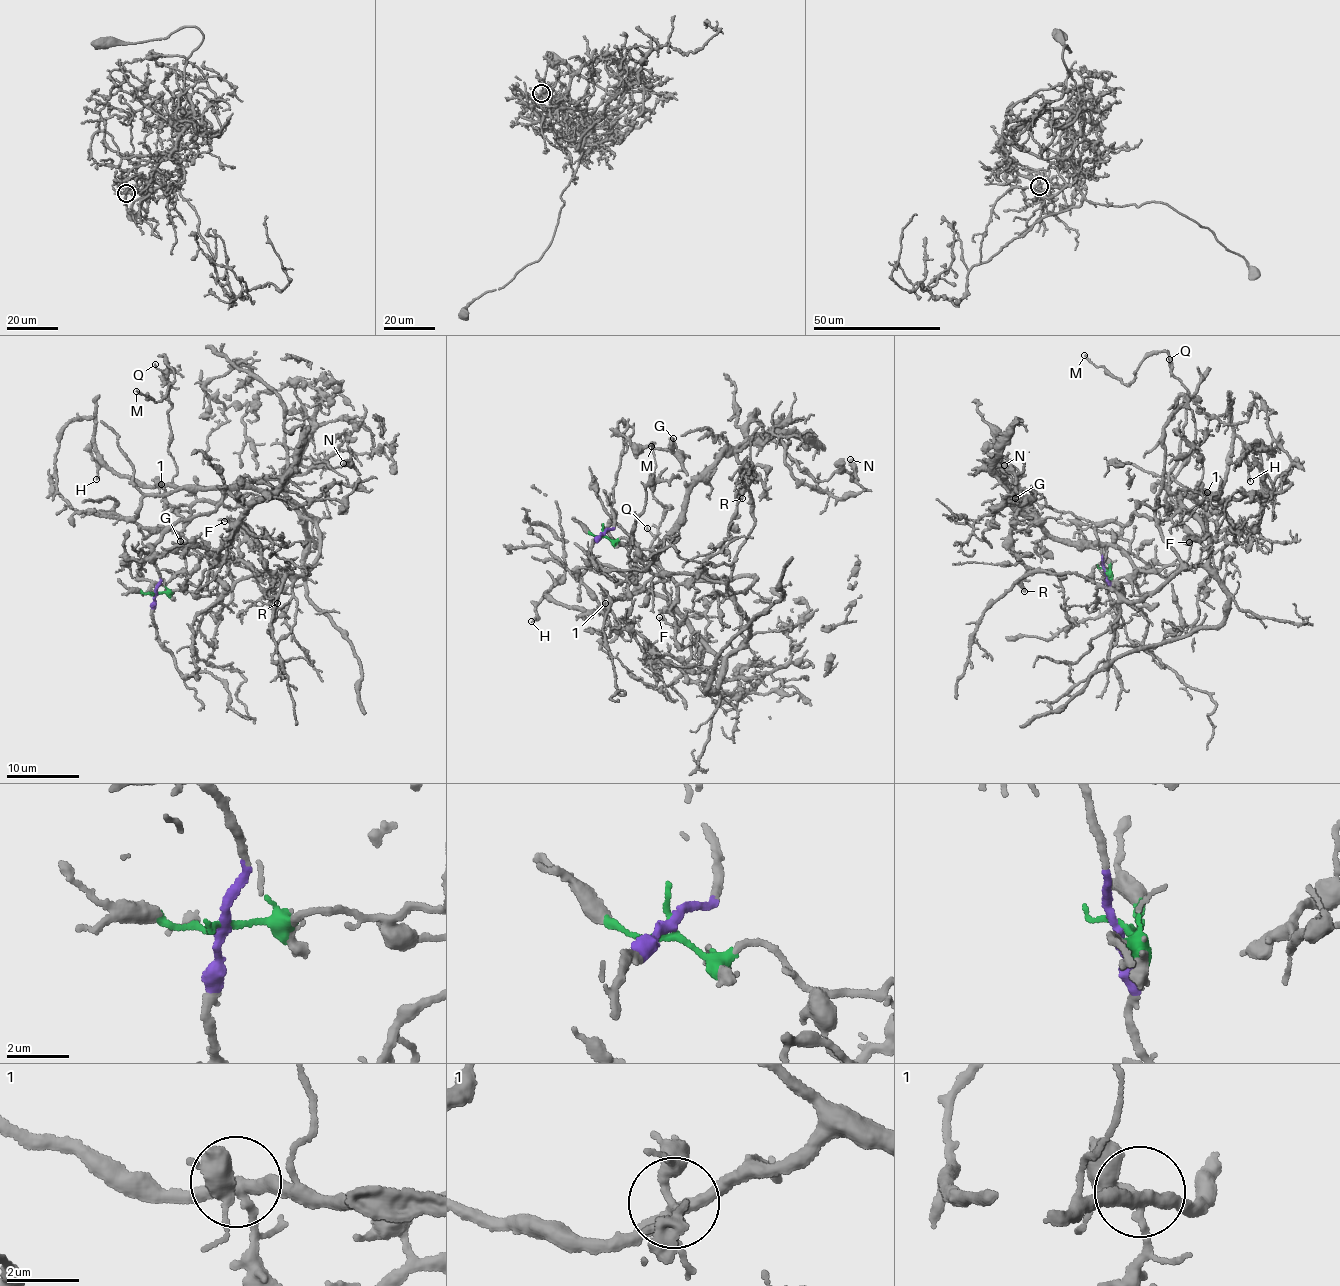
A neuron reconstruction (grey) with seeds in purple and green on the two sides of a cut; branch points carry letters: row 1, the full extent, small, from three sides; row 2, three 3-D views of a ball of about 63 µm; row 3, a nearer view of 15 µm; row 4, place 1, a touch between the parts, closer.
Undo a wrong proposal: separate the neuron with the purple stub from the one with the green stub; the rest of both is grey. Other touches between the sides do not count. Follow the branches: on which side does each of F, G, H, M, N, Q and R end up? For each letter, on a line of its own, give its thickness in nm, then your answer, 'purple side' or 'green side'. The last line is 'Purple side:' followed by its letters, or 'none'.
F: calibre 80 nm; green side
G: calibre 160 nm; green side
H: calibre 180 nm; purple side
M: calibre 120 nm; purple side
N: calibre 480 nm; green side
Q: calibre 110 nm; purple side
R: calibre 180 nm; green side
Purple side: H, M, Q

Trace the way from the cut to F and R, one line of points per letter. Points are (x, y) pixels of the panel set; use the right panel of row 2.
F: (1105, 569), (1106, 547), (1117, 545), (1140, 569), (1156, 571), (1188, 557), (1188, 541)
R: (1105, 569), (1106, 549), (1056, 538), (1017, 509), (1017, 500), (1010, 544), (1026, 569), (1024, 592)

